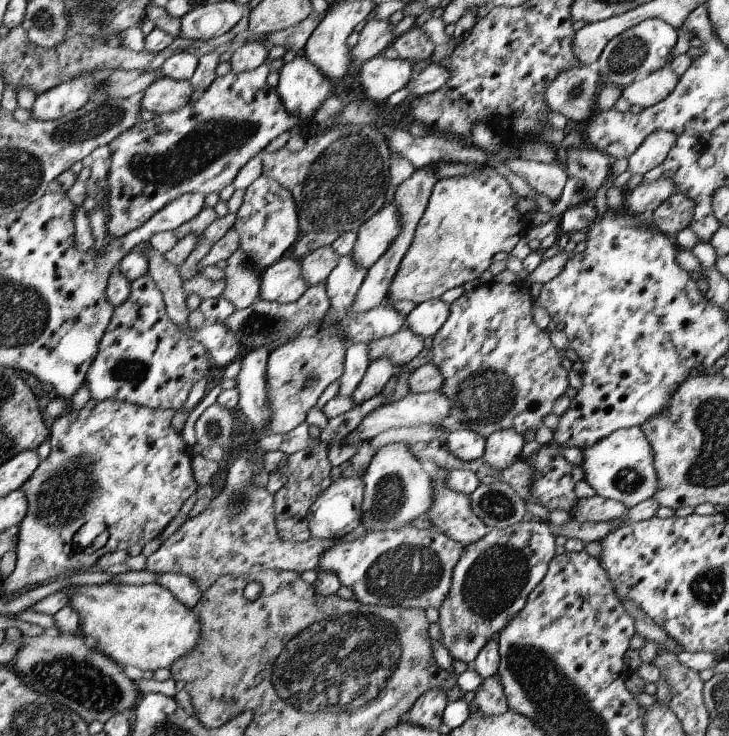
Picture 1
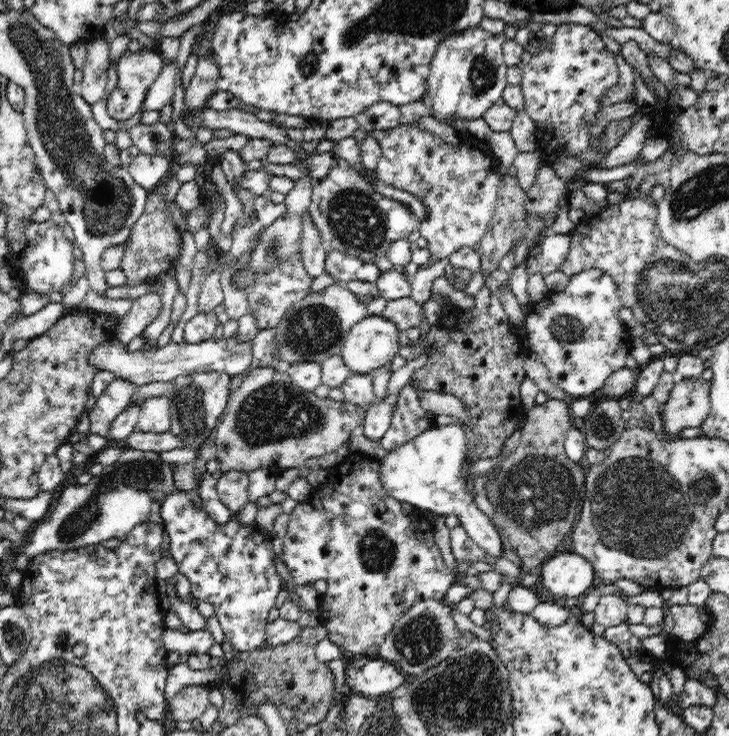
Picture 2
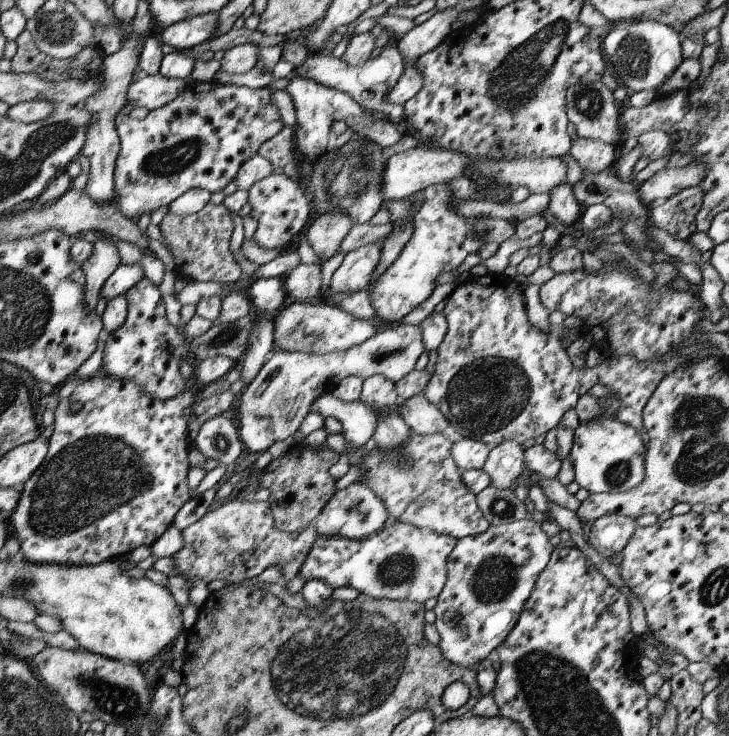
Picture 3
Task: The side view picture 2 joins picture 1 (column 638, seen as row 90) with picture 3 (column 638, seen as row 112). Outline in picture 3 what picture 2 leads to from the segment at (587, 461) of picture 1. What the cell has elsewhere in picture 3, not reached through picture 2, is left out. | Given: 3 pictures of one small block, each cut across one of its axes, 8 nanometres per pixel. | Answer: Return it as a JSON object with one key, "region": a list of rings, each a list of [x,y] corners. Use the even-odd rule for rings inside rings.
{"region":[[[599,418],[595,422],[581,422],[573,430],[573,446],[569,458],[575,472],[575,482],[589,494],[619,494],[637,488],[645,476],[645,456],[639,432],[613,418]]]}

